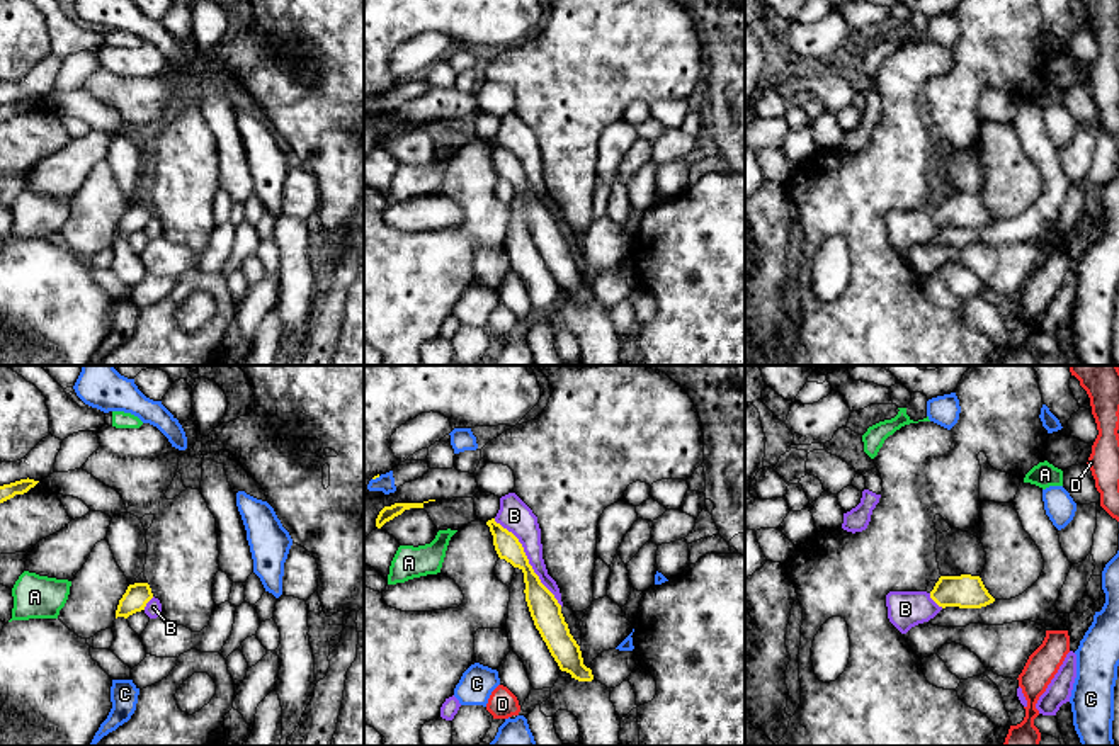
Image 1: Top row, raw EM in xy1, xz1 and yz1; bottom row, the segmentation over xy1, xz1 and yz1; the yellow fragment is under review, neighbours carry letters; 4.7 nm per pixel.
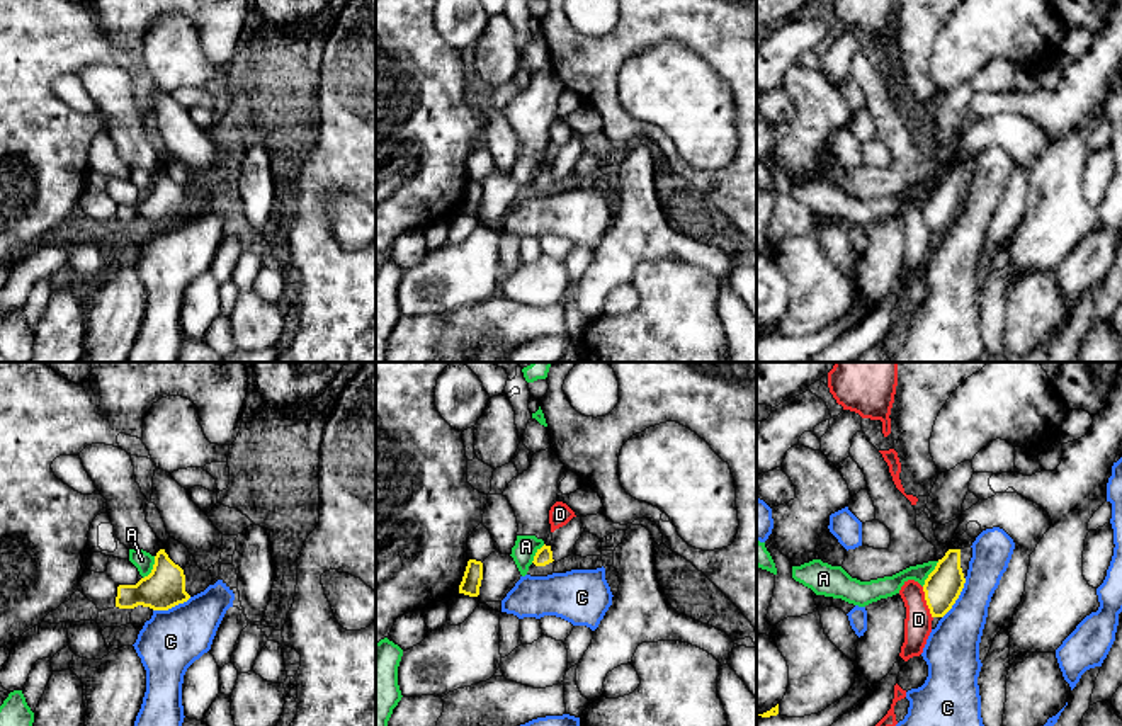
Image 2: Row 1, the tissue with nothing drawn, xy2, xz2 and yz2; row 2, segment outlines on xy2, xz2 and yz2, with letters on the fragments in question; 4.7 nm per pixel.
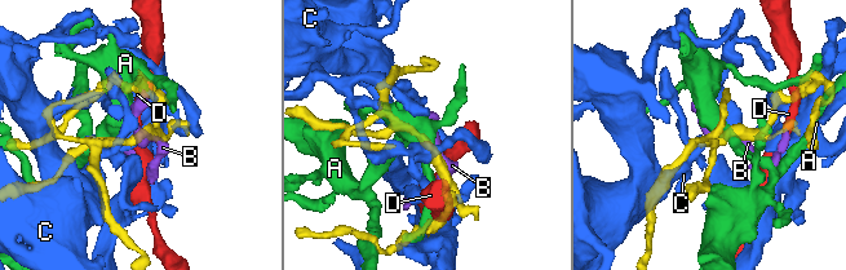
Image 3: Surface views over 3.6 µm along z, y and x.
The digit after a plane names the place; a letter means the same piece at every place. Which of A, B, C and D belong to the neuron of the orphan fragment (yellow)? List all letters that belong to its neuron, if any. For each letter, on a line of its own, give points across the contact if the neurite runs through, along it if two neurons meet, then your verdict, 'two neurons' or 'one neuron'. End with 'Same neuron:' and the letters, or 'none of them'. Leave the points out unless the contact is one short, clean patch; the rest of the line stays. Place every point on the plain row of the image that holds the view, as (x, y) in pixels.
A: two neurons
B: along xz1 (494, 138), (517, 158), (533, 191), (562, 225) | two neurons
C: two neurons
D: along yz2 (922, 206), (932, 237) | two neurons
Same neuron: none of them

